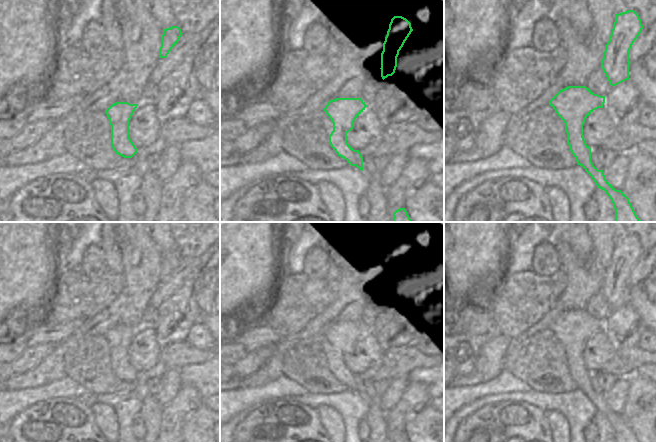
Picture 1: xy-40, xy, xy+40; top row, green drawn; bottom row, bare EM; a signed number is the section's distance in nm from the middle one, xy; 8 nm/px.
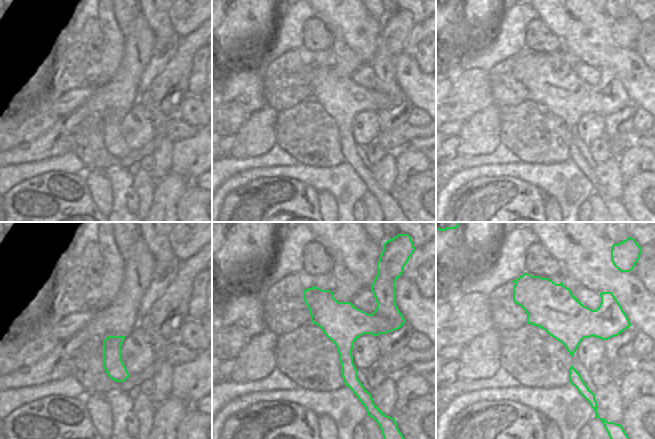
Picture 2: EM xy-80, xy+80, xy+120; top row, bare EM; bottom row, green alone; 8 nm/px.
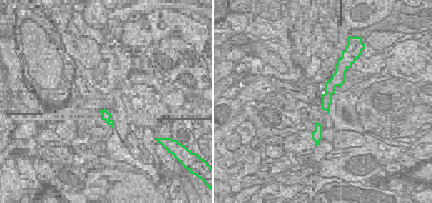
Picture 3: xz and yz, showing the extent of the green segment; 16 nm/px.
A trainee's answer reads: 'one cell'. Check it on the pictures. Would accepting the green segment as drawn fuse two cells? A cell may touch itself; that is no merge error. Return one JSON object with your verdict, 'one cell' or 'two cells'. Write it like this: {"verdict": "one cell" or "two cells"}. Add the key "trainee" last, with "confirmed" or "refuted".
{"verdict": "one cell", "trainee": "confirmed"}

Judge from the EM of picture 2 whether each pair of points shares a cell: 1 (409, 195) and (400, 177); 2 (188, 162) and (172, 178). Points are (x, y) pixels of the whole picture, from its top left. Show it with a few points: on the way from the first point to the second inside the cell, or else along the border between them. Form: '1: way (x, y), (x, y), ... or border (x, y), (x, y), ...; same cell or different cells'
1: border (424, 172), (414, 174), (401, 187), (395, 190); different cells
2: border (171, 171), (185, 175), (192, 182); different cells

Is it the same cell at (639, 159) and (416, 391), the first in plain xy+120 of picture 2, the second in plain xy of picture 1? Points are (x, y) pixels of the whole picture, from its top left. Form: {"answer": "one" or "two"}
{"answer": "one"}

